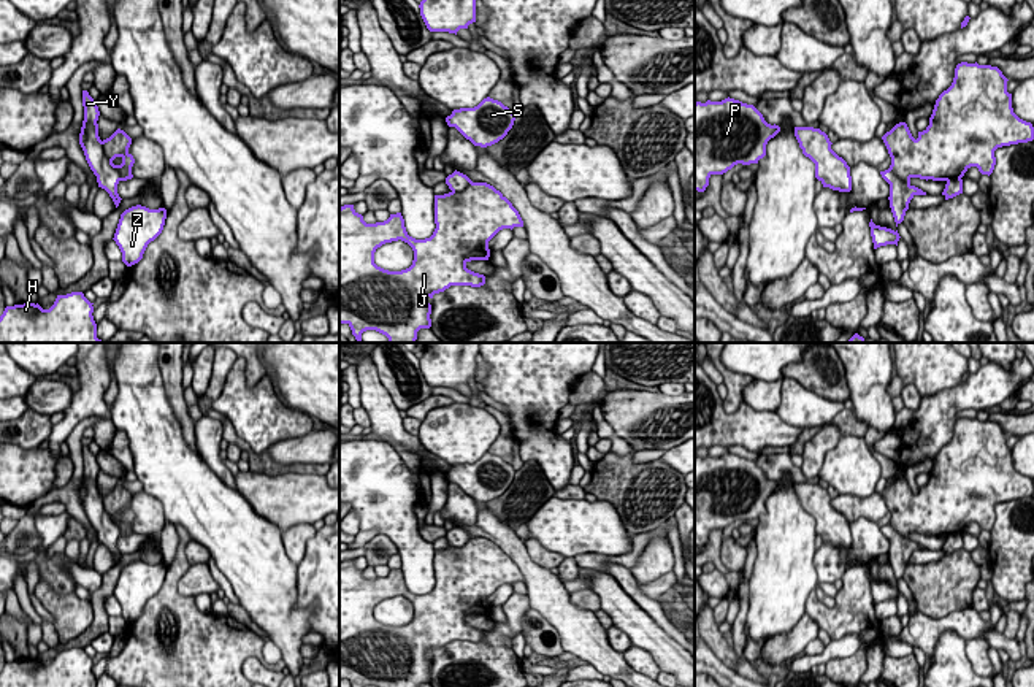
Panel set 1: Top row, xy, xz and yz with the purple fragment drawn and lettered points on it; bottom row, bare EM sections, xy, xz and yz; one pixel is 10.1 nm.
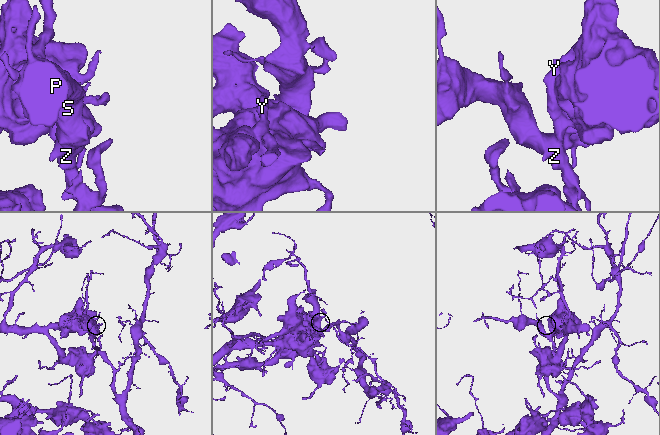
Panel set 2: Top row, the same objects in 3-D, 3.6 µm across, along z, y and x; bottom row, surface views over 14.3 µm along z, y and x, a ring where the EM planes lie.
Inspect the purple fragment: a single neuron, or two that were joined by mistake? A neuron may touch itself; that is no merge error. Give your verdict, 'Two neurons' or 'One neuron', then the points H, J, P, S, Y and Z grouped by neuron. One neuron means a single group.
Two neurons. Groups: H J / P S Y Z

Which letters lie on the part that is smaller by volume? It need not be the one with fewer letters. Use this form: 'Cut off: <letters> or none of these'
Cut off: P, S, Y, Z

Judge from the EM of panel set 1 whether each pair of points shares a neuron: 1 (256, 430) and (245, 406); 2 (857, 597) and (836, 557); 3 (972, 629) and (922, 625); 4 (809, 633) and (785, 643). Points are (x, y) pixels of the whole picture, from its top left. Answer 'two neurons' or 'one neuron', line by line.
1: one neuron
2: two neurons
3: one neuron
4: one neuron

